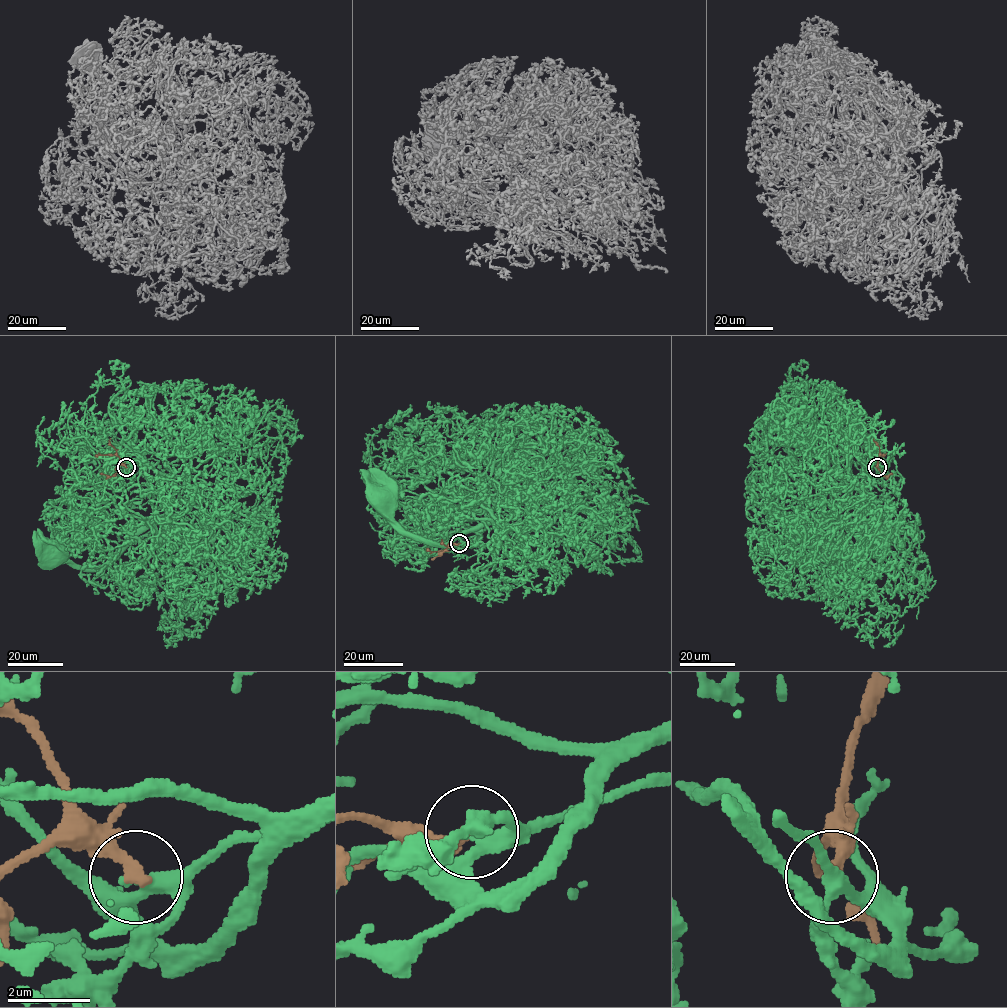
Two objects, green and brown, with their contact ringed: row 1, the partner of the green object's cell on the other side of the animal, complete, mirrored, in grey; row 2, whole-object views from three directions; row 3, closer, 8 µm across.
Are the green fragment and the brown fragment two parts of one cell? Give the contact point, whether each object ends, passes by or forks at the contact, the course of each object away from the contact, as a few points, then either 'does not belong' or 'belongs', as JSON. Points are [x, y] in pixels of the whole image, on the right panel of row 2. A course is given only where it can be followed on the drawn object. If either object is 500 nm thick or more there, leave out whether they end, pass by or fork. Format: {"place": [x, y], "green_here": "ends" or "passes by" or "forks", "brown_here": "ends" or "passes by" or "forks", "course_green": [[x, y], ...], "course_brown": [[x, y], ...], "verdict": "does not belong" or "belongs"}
{"place": [877, 467], "green_here": "passes by", "brown_here": "ends", "course_green": [[877, 467], [867, 462], [847, 481], [865, 497], [853, 523], [824, 528], [838, 540], [834, 556]], "course_brown": [[877, 467], [885, 476], [892, 473]], "verdict": "does not belong"}

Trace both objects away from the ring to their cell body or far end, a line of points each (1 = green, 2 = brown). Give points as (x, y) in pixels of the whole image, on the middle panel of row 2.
1: (460, 543), (494, 525), (485, 512), (403, 531), (377, 516), (399, 496), (383, 487), (383, 497)
2: (459, 543), (450, 542), (440, 555), (431, 560)

